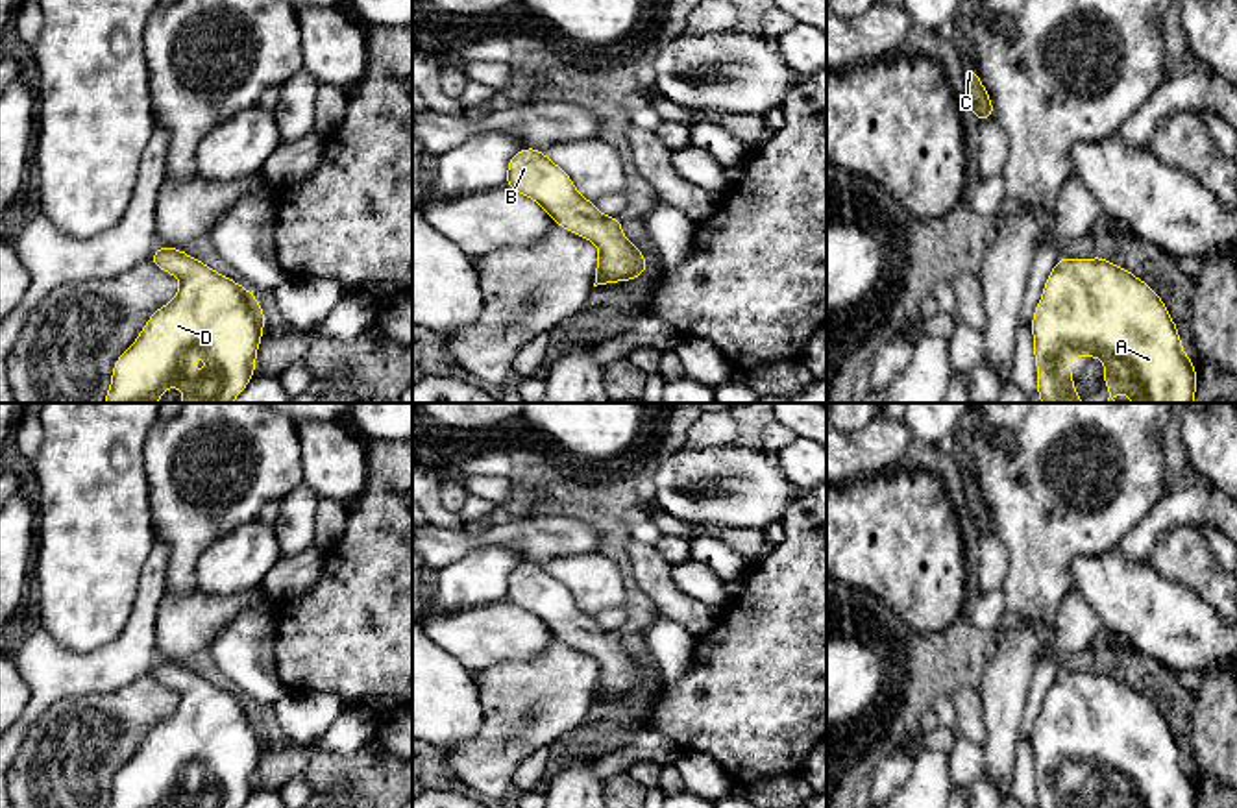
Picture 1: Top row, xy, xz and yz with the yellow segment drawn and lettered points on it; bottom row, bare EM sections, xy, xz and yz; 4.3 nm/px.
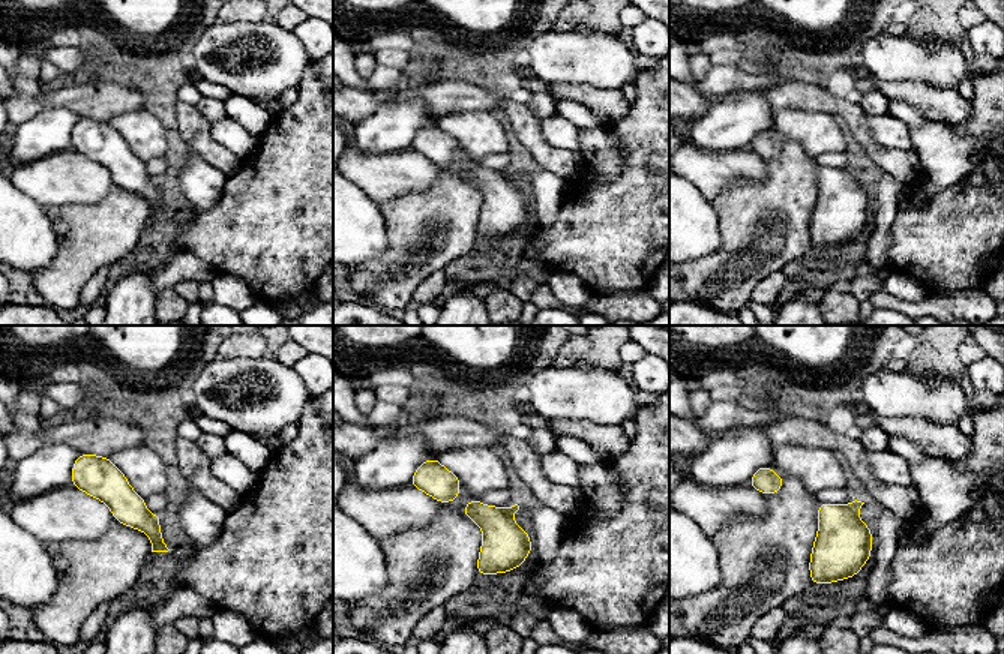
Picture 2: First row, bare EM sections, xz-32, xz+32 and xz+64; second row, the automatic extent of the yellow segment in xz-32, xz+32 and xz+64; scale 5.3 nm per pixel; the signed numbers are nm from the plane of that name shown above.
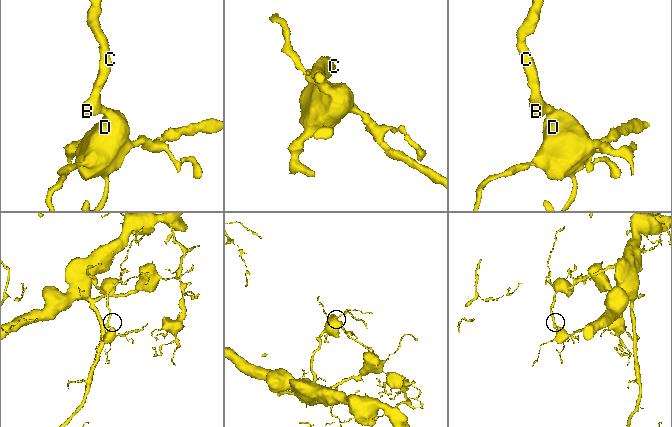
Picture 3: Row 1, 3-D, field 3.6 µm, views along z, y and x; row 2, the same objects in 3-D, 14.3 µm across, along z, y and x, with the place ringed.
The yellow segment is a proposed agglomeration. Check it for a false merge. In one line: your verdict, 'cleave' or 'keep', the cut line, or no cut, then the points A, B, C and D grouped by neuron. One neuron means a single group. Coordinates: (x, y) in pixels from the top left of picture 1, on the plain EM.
keep; cut none; groups A B C D

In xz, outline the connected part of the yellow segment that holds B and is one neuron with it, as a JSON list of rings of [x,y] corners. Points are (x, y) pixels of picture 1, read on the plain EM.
[[[523,562],[510,571],[507,601],[542,619],[555,638],[597,658],[594,701],[638,693],[647,684],[642,664],[621,645],[621,632],[601,629],[542,564]]]

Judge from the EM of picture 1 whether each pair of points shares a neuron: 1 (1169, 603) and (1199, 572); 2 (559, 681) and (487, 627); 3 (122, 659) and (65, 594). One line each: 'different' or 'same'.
1: different
2: different
3: different

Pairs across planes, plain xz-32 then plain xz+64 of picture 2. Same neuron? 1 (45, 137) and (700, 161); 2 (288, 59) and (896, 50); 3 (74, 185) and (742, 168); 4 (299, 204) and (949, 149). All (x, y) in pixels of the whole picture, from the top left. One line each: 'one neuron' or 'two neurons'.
1: two neurons
2: one neuron
3: one neuron
4: two neurons

